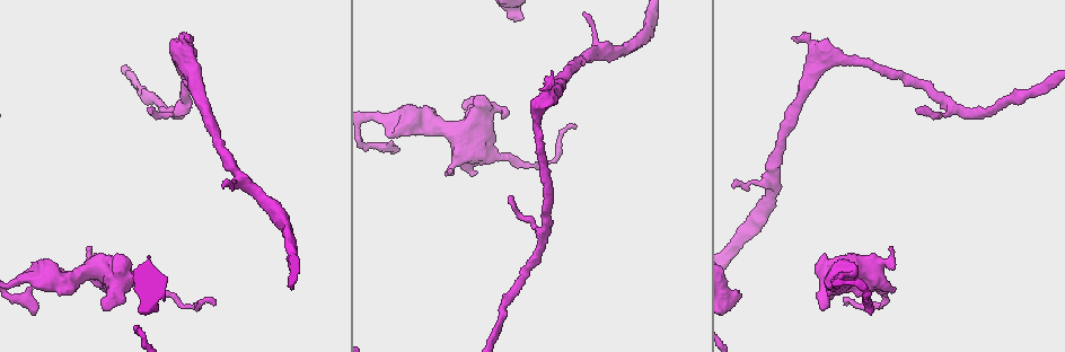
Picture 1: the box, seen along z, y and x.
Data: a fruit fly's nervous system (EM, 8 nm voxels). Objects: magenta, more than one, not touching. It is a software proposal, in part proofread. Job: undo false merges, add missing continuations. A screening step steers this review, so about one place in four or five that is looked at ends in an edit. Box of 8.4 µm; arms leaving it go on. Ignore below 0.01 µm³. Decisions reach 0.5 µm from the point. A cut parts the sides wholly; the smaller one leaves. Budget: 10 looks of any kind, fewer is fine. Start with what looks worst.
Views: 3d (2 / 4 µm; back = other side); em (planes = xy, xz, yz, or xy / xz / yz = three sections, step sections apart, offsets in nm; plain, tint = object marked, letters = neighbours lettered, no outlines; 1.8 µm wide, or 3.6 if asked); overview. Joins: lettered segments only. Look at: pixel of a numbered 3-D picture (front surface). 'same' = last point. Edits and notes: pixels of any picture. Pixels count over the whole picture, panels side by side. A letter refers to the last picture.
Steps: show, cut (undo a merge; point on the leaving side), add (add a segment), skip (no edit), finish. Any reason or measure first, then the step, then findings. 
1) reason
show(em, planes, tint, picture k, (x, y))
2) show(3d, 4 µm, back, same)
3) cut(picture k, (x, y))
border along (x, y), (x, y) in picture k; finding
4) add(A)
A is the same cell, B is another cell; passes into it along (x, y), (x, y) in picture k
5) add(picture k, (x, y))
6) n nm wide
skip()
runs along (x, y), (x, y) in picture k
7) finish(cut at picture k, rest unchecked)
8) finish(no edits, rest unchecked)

free end
show(3d, 4 µm, picture 1, (872, 313))

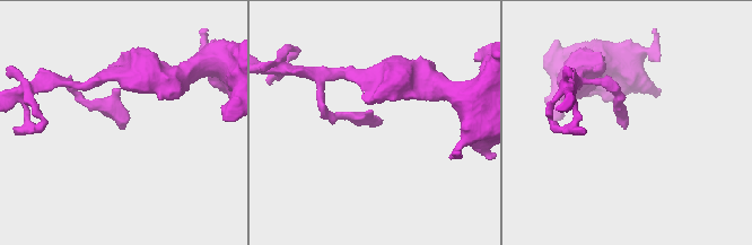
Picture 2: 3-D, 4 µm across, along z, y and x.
show(em, xz, step 8, letters, picture 2, (377, 124))

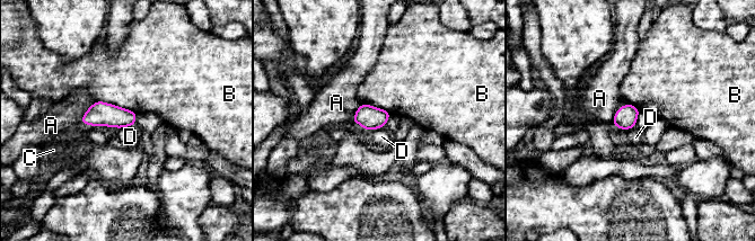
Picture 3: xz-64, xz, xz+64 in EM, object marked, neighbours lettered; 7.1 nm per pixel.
B touches over 320 nm
skip()
A, B, C and D are other cells; no lettered segment goes on from it

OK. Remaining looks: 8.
sudden change in width
show(em, 3.6 µm, planes, tint, picture 1, (540, 110))

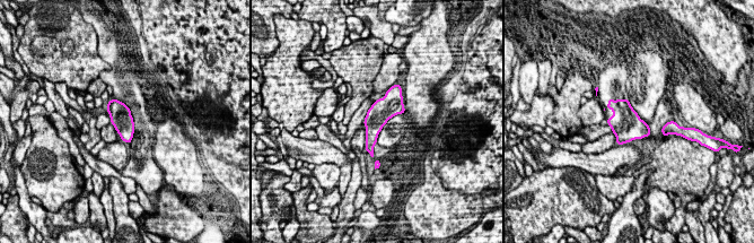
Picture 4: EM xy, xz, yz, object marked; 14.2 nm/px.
see the neighbours
show(em, 3.6 µm, planes, letters, same)

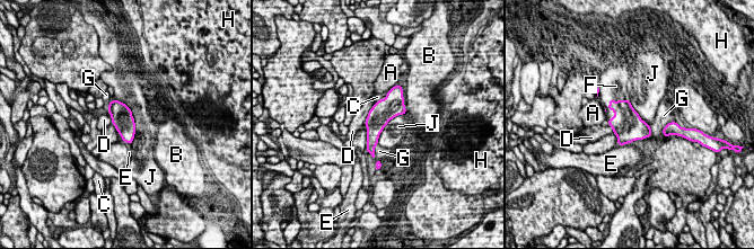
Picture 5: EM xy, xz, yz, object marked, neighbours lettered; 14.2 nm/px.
add(picture 5, (614, 90))
F is the same cell, A, B, C, D, E, G, H and J are other cells; it goes on there

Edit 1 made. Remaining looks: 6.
show(overview)

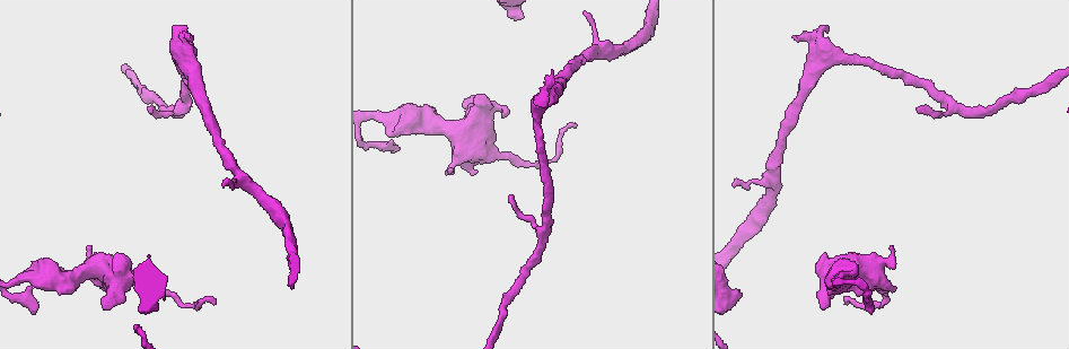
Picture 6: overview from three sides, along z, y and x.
branch stops here
show(em, planes, letters, picture 6, (86, 246))

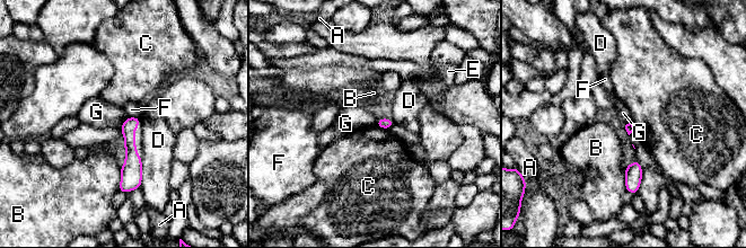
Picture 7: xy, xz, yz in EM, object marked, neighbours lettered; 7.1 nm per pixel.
skip()
A, B, C, D, E, F and G are other cells; runs along (137, 120), (130, 126), (125, 189) in picture 7; no lettered segment goes on from it

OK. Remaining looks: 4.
long arm stops here
show(em, xz, step 4, letters, picture 6, (847, 304))

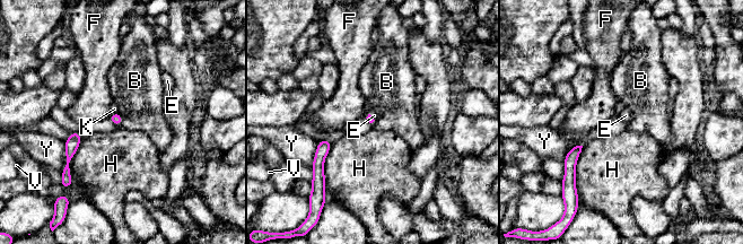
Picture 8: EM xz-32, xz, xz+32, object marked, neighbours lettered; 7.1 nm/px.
cut it another way
show(em, planes, letters, same)

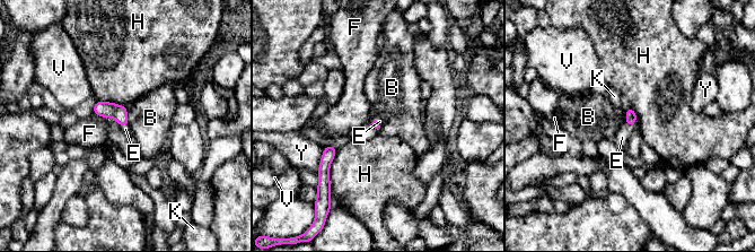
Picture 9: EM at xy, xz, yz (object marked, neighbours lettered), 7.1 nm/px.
add(picture 9, (622, 137))
E is the same cell, B, F, H, K, V and Y are other cells; passes into it along (631, 115), (631, 126), (622, 137) in picture 9; it goes on there

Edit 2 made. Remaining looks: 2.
finish(add at picture 5, add at picture 9, rest unchecked)

